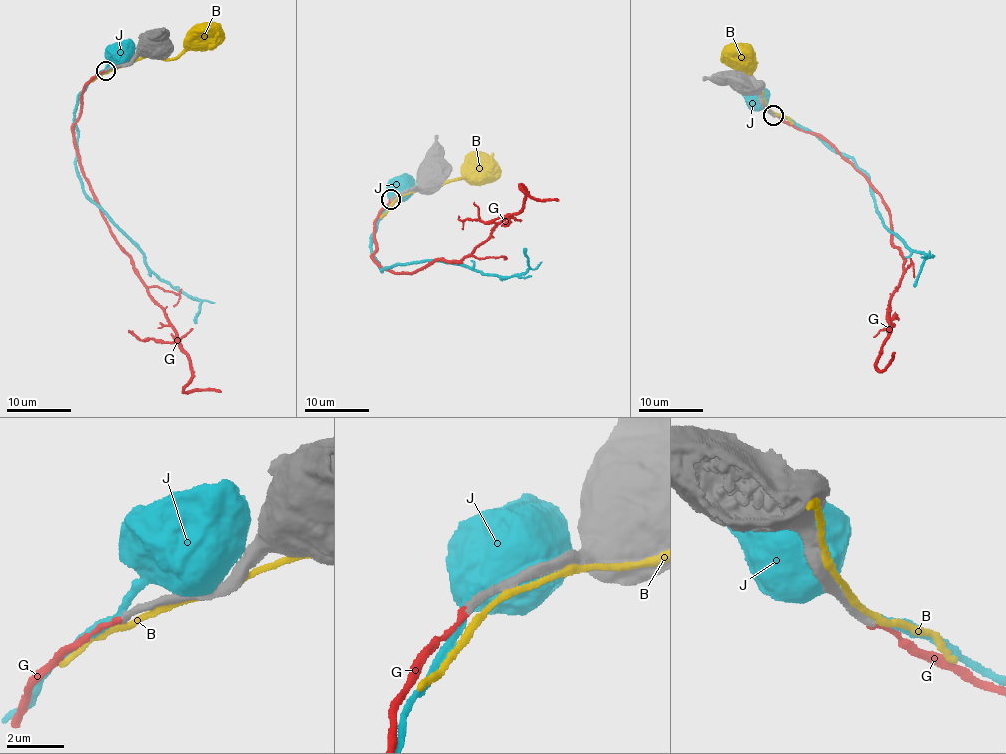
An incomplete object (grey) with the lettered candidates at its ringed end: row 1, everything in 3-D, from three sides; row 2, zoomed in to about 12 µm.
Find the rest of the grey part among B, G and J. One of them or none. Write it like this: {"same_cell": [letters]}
{"same_cell": ["G"]}

